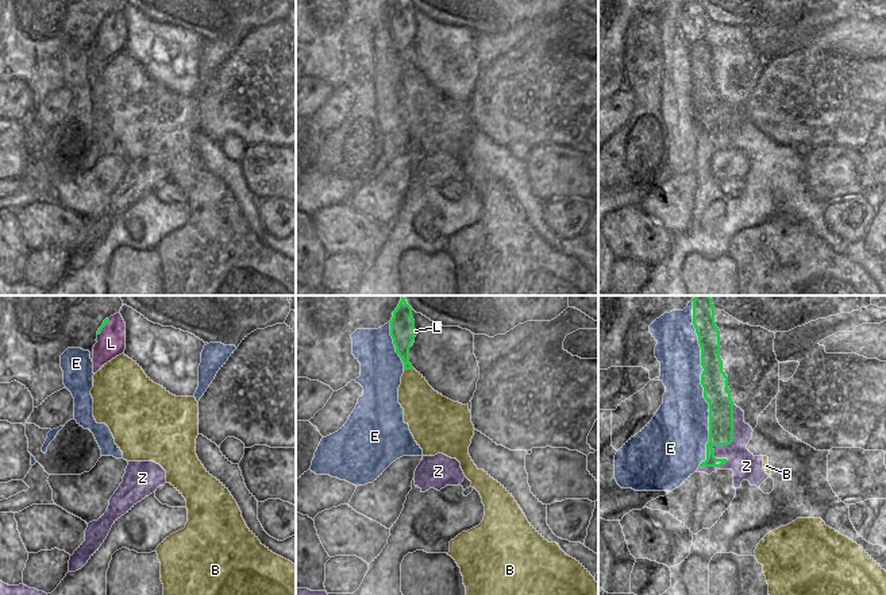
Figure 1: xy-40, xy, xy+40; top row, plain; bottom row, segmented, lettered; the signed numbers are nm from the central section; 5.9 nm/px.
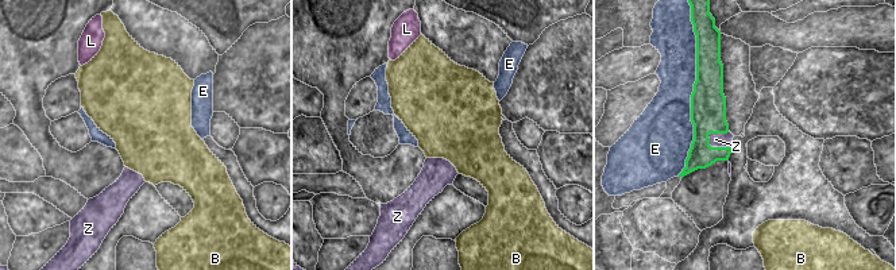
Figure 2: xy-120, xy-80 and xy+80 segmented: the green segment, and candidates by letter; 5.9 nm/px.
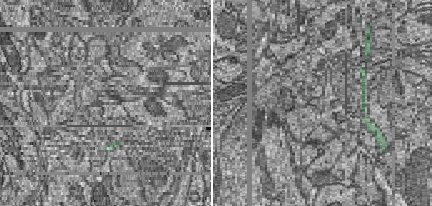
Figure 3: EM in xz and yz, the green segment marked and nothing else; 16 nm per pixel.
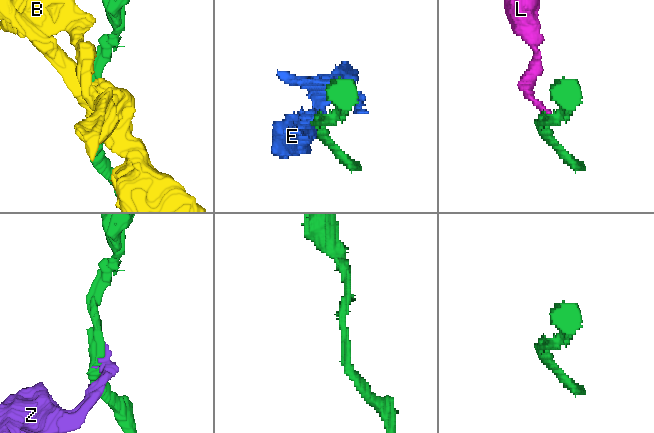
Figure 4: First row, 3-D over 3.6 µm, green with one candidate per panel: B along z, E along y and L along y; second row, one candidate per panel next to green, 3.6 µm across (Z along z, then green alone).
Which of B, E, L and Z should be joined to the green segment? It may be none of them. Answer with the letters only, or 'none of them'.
none of them.

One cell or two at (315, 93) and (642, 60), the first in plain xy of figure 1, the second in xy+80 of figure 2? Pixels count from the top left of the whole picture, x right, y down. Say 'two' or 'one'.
one

